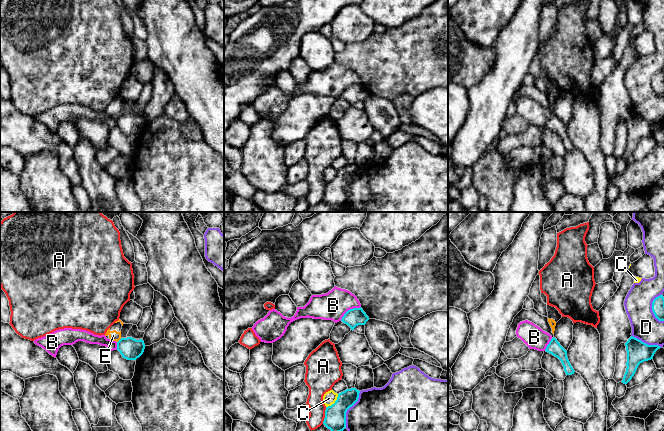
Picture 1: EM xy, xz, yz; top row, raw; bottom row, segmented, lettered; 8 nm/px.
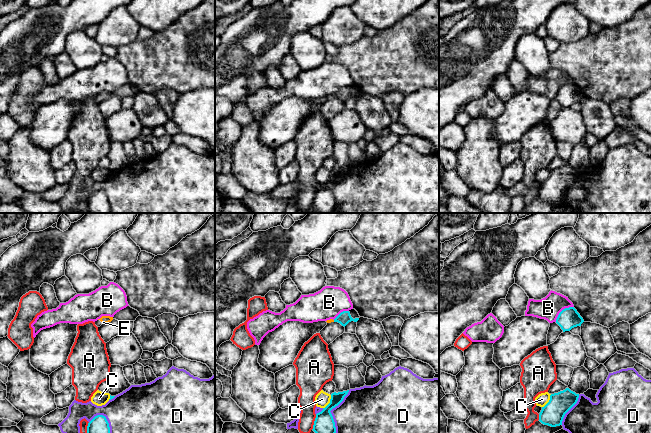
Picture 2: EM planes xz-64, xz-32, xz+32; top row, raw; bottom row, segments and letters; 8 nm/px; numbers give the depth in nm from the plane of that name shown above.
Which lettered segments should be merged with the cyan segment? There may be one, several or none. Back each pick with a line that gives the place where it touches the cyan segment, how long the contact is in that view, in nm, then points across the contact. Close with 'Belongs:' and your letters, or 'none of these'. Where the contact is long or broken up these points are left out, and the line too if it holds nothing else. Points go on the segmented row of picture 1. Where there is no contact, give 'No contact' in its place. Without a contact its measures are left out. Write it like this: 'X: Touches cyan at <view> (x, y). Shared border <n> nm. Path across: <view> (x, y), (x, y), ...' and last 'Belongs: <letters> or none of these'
Belongs: none of these

